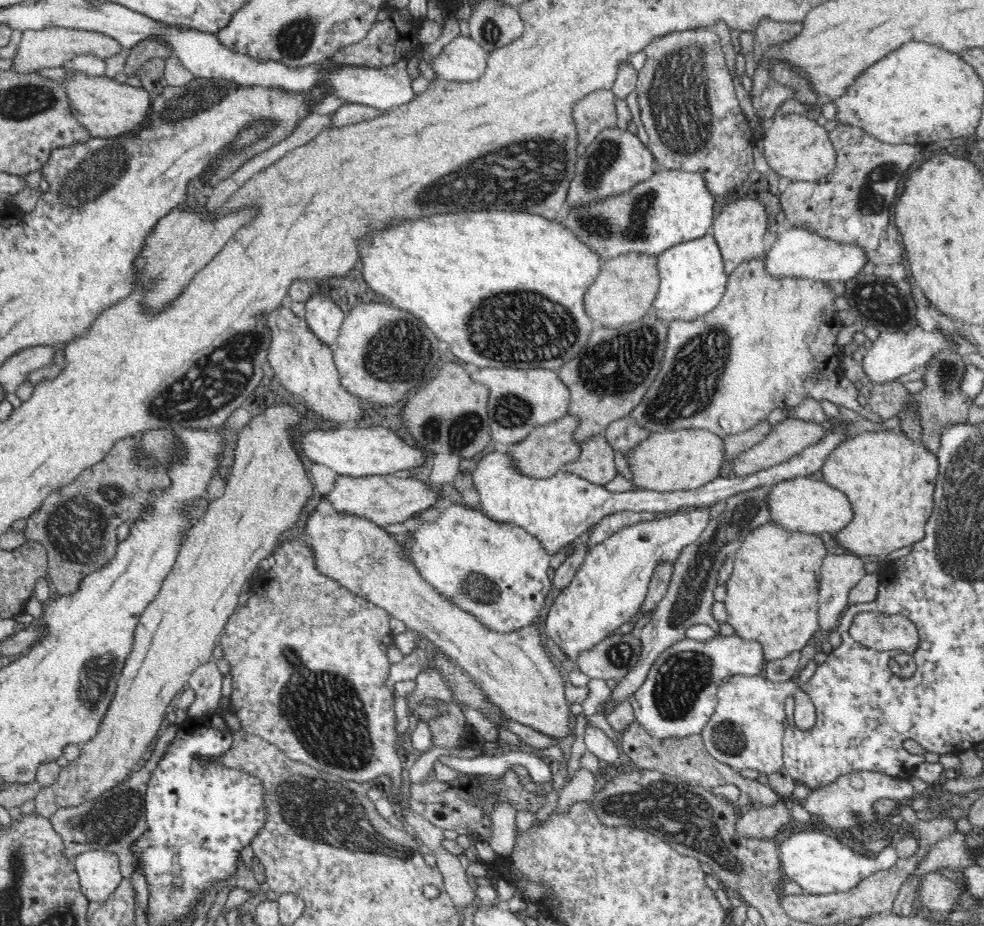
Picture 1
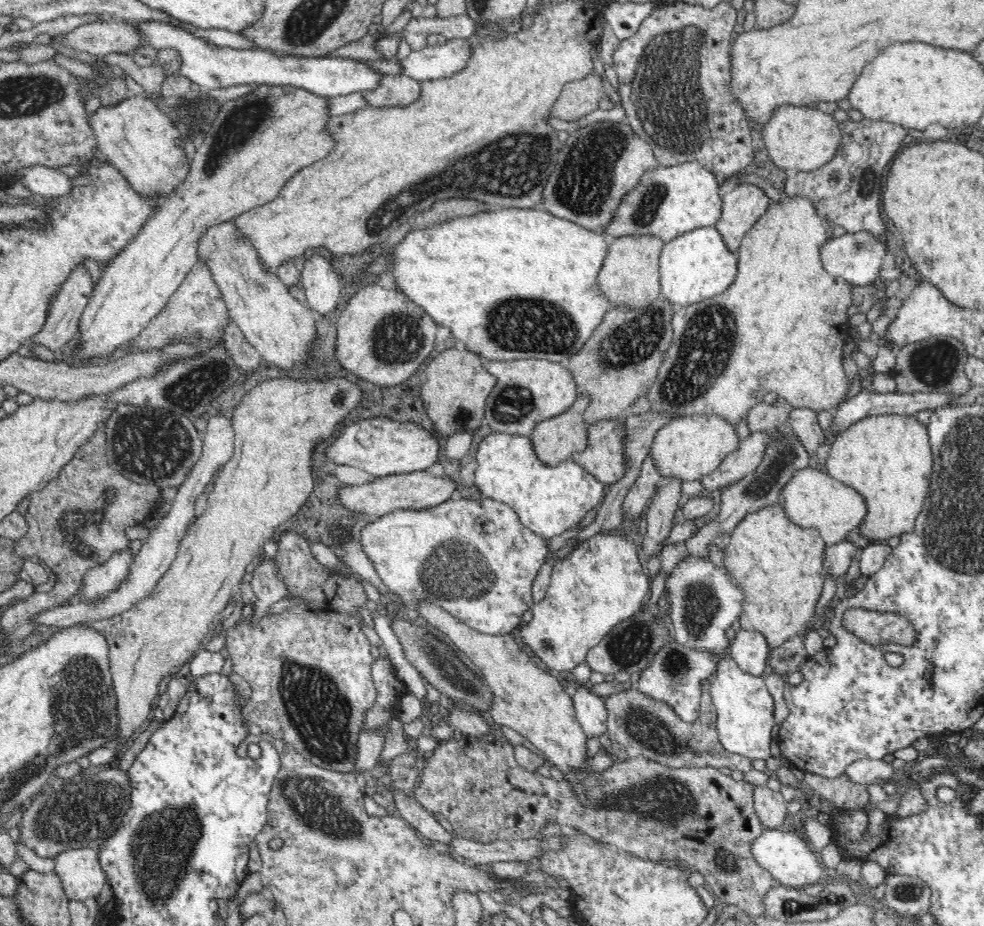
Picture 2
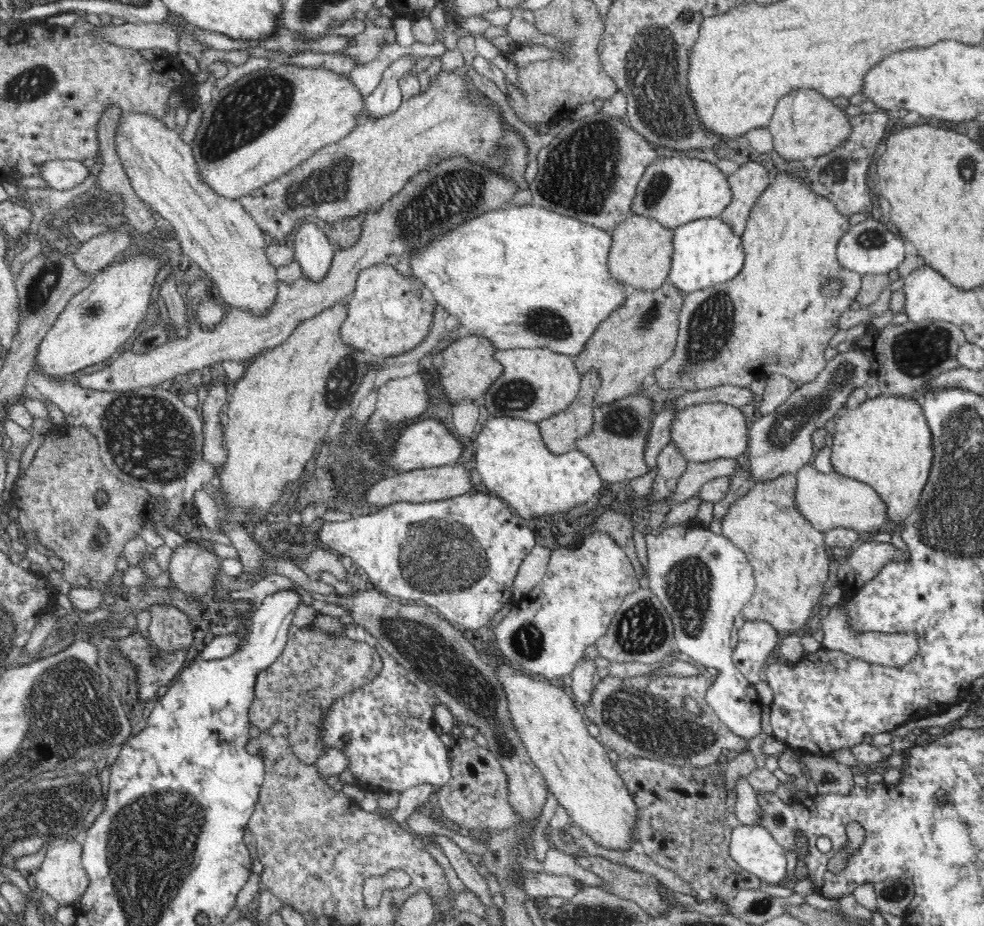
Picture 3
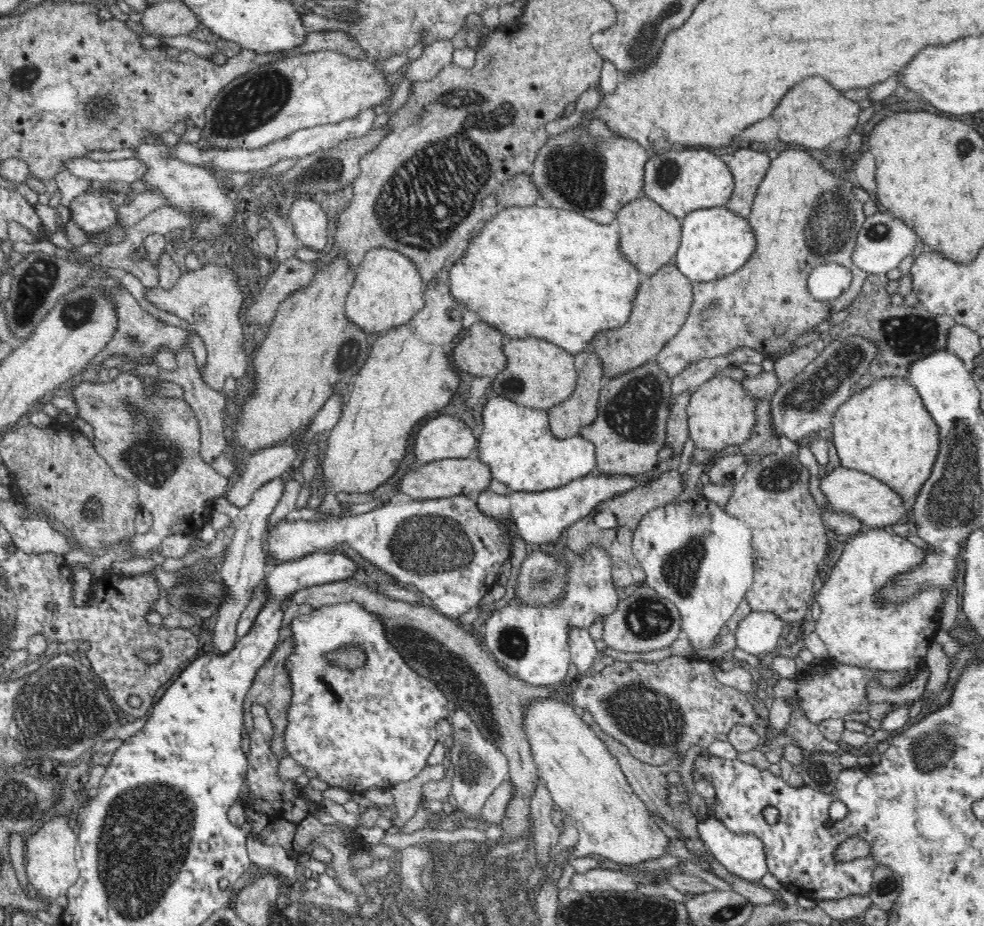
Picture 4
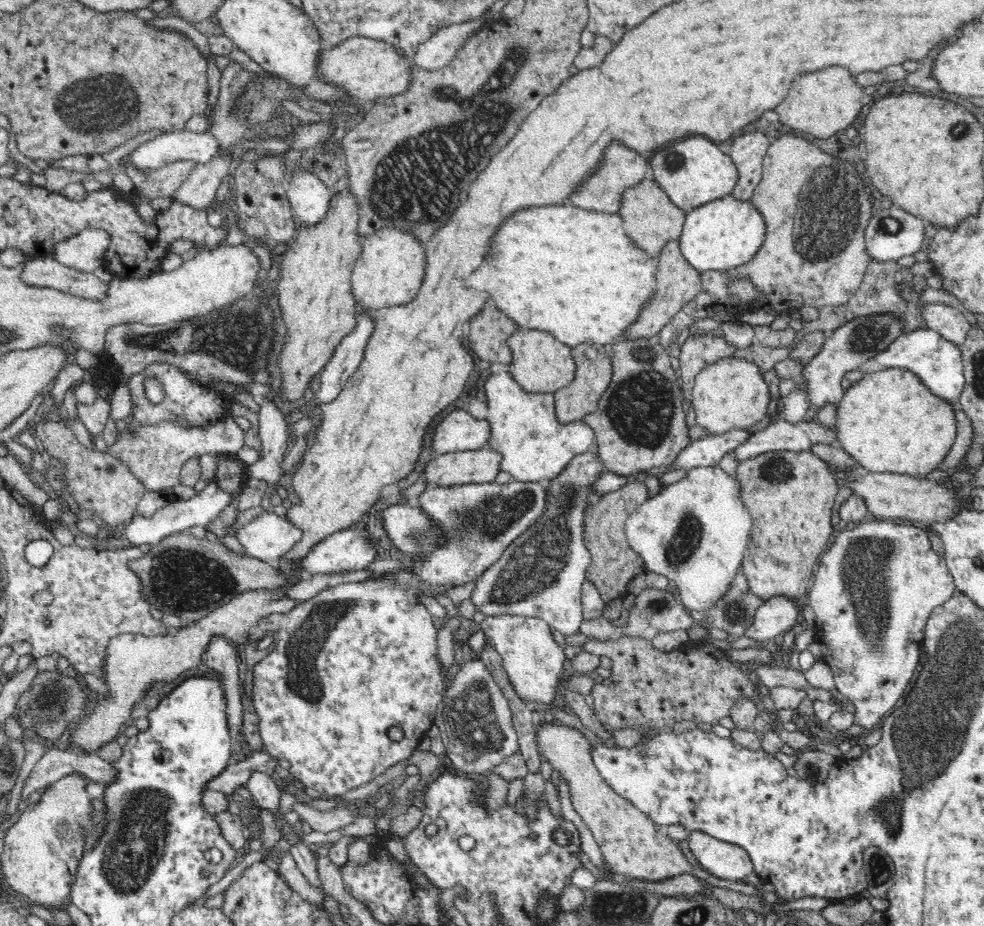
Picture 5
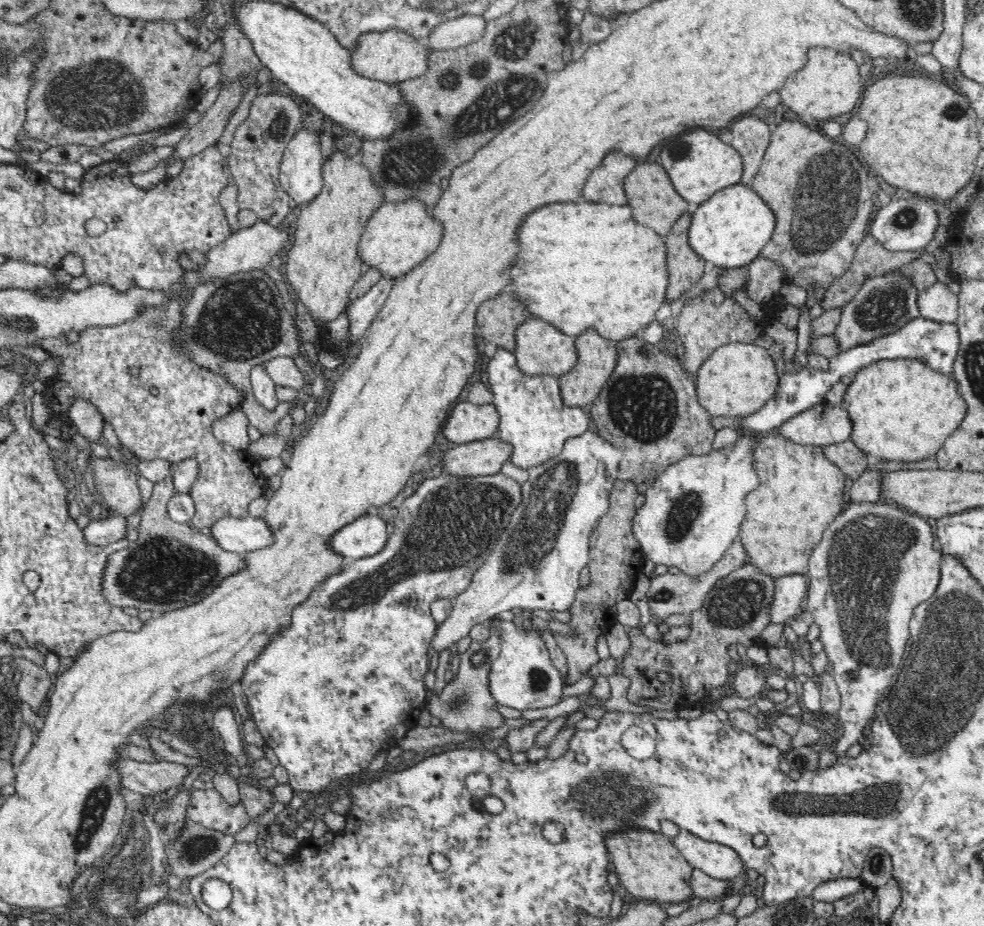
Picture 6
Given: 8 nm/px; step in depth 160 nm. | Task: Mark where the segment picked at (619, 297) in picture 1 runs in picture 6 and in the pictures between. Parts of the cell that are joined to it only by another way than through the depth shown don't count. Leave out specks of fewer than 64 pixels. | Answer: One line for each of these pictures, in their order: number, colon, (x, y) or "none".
2: (629, 277)
3: (639, 257)
4: (649, 238)
5: (650, 218)
6: (650, 192)

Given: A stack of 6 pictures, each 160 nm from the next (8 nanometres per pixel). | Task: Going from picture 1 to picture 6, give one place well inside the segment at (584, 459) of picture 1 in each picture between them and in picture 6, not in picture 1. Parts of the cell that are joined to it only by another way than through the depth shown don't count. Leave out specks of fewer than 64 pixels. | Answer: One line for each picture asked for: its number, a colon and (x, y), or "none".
2: (604, 458)
3: (616, 445)
4: (630, 429)
5: (640, 426)
6: (648, 408)

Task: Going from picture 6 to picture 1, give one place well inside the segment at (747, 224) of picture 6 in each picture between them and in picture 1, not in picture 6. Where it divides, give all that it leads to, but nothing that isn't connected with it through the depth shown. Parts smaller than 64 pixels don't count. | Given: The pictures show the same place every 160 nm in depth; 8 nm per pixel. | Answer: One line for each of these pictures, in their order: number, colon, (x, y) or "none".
1: (692, 275)
2: (697, 265)
3: (706, 252)
4: (714, 242)
5: (726, 233)

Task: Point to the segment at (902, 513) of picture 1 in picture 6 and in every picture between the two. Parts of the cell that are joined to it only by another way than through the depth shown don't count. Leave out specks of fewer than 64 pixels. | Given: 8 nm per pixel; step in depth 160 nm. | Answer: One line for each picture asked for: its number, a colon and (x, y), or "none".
2: (887, 459)
3: (885, 442)
4: (884, 430)
5: (889, 422)
6: (903, 411)

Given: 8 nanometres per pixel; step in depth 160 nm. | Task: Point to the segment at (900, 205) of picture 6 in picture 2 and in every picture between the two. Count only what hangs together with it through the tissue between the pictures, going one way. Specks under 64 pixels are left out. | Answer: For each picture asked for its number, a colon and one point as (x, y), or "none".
2: (857, 258)
3: (871, 247)
4: (883, 241)
5: (890, 234)

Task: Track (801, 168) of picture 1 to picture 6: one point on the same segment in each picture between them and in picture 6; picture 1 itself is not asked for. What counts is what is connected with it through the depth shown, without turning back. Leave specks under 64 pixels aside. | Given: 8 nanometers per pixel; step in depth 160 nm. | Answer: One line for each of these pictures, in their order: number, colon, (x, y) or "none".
2: (800, 137)
3: (804, 124)
4: (813, 114)
5: (823, 103)
6: (830, 85)

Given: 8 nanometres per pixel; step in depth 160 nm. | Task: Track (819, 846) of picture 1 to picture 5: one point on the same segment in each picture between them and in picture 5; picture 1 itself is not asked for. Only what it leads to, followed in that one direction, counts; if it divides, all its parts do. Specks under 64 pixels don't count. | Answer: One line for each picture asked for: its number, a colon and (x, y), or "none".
2: (792, 862)
3: (753, 847)
4: (742, 854)
5: (724, 860)

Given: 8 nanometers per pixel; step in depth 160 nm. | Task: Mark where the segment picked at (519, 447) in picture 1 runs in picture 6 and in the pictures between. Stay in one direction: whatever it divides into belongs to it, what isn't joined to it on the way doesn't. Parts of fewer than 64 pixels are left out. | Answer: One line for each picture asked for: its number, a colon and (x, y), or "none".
2: (555, 440)
3: (560, 433)
4: (566, 420)
5: (593, 373)
6: (596, 357)

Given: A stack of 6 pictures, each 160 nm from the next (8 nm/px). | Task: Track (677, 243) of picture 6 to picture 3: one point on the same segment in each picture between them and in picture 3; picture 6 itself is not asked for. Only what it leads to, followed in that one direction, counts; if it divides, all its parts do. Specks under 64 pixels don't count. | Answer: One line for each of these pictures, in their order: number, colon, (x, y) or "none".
3: (640, 335)
4: (662, 302)
5: (676, 283)

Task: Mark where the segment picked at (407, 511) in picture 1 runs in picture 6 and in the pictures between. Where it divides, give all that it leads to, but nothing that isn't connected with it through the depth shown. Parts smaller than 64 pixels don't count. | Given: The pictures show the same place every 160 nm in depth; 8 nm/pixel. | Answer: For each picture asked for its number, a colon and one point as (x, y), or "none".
2: (410, 491)
3: (438, 483)
4: (448, 477)
5: (477, 467)
6: (482, 458)

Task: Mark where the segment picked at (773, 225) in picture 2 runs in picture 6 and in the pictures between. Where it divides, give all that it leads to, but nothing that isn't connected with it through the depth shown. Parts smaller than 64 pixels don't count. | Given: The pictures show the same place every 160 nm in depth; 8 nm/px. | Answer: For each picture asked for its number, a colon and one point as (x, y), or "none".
3: (772, 318)
4: (803, 216)
5: (815, 208)
6: (821, 207)

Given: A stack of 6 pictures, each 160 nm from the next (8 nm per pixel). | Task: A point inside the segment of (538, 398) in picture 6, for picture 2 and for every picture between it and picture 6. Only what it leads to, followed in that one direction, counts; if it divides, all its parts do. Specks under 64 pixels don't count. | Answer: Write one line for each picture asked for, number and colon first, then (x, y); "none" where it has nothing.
2: (549, 500)
3: (511, 458)
4: (516, 442)
5: (535, 447)

